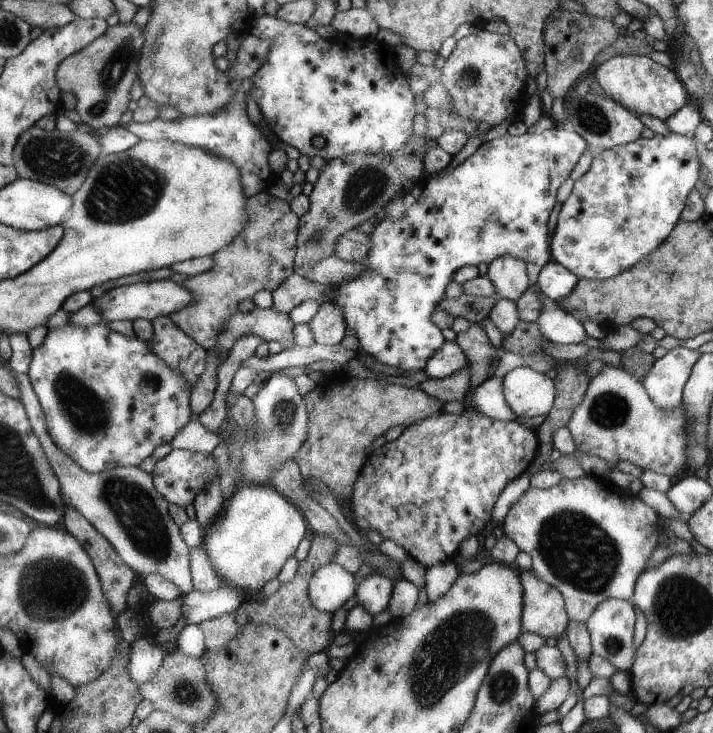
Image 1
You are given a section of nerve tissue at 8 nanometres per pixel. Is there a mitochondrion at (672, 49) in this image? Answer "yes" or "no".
no

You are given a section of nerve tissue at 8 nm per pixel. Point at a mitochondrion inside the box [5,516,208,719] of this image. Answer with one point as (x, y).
(49, 588)

